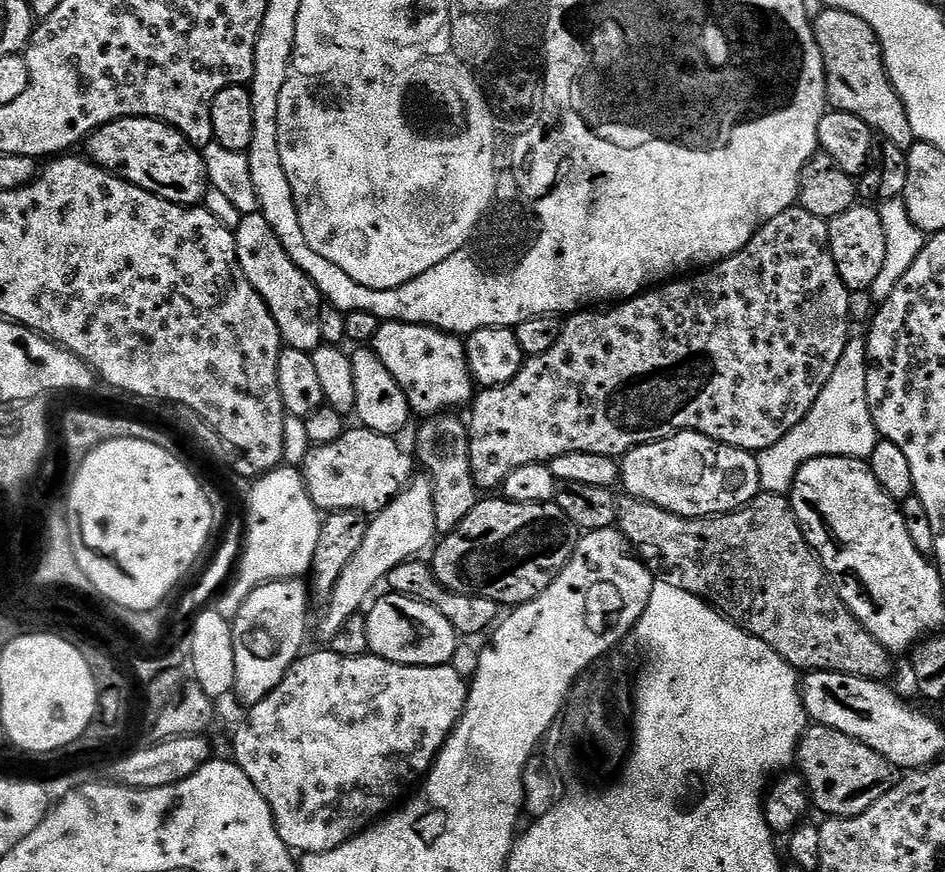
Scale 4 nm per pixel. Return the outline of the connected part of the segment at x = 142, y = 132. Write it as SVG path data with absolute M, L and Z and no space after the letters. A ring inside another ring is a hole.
M127 116L124 120L115 120L106 126L96 129L86 141L87 159L92 163L112 172L115 176L121 176L130 181L134 186L146 190L163 200L169 200L175 204L196 206L203 201L210 191L207 170L204 168L204 157L201 149L196 148L176 128L162 120L146 116Z

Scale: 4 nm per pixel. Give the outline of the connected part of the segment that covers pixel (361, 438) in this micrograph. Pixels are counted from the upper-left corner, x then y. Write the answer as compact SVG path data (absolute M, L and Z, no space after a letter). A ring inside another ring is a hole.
M363 426L355 427L349 427L344 431L342 438L338 438L338 442L309 448L308 457L304 459L302 465L304 485L308 487L308 497L321 513L341 512L342 510L354 510L365 514L381 512L403 490L404 485L413 479L413 453L404 452L403 446L398 442L399 439L383 436Z

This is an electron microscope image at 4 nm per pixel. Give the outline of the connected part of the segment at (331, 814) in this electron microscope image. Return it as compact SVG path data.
M331 650L310 652L301 655L300 659L290 666L286 678L282 678L282 682L278 682L276 689L266 694L266 698L262 698L262 702L253 704L247 709L248 717L245 718L244 725L236 732L236 741L232 744L233 754L231 753L234 763L242 770L246 770L246 778L250 778L254 786L258 786L258 794L266 798L284 845L300 854L334 850L352 839L353 836L359 836L365 828L377 823L389 809L399 805L405 799L404 791L419 776L420 779L427 777L429 770L432 769L432 763L436 761L436 756L448 741L448 735L456 728L456 723L464 717L469 685L469 681L460 676L458 670L454 670L451 664L419 668L418 666L395 664L371 654L339 656L337 652Z

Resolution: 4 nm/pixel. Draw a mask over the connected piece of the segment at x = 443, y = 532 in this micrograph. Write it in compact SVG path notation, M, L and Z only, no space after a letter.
M456 414L430 416L416 432L415 455L425 464L427 475L432 481L432 513L434 526L441 537L449 536L453 530L474 510L478 489L470 470L470 446L468 425Z

